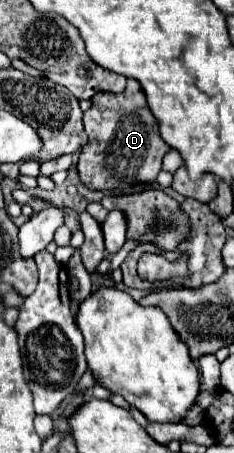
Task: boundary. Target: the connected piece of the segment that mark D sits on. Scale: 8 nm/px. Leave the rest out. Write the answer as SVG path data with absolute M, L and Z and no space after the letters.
M127 79L127 89L123 93L97 93L91 101L91 109L83 115L89 143L81 149L77 163L81 181L91 189L109 193L131 193L127 187L133 183L155 181L169 145L159 137L159 125L147 105L141 85L135 79Z

